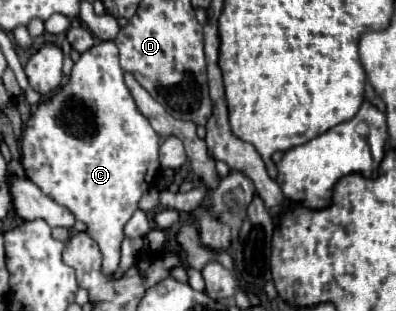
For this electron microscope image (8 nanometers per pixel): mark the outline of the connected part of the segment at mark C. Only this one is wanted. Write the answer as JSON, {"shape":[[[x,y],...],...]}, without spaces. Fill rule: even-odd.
{"shape":[[[101,41],[85,51],[73,65],[69,83],[59,87],[51,99],[39,103],[37,111],[27,121],[21,139],[23,169],[27,177],[53,201],[71,209],[77,221],[87,225],[89,237],[97,241],[103,253],[101,269],[105,275],[113,275],[117,271],[121,259],[121,241],[125,239],[123,227],[137,211],[141,195],[153,187],[159,169],[159,143],[161,137],[135,109],[131,93],[127,93],[115,41]]]}

